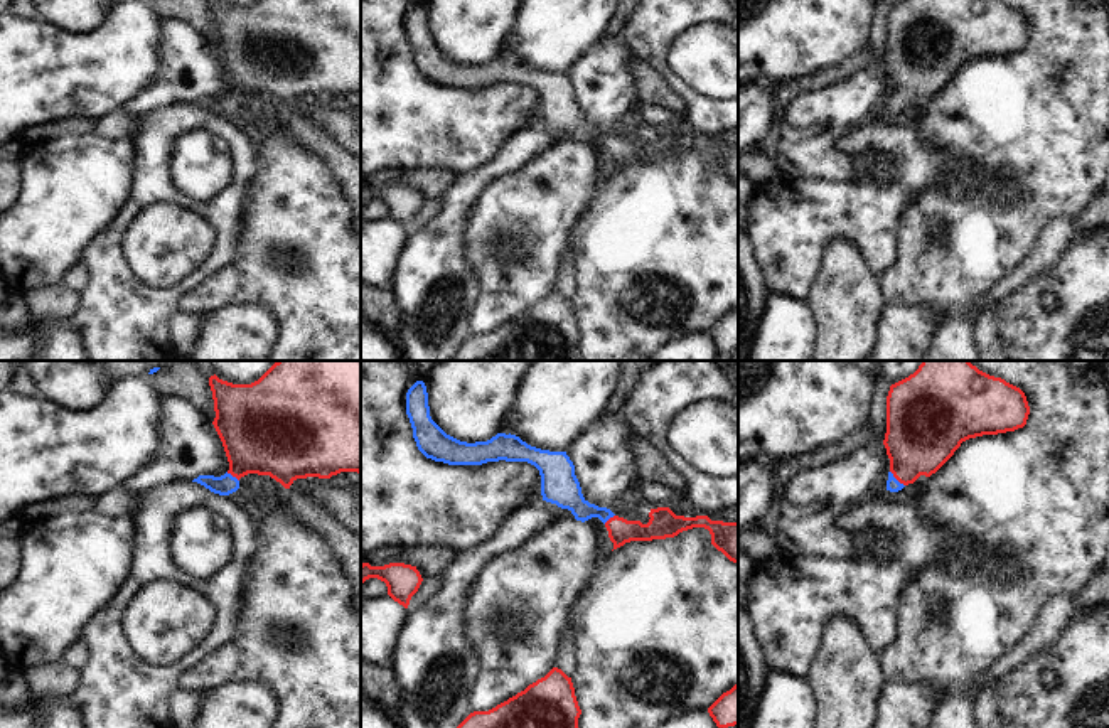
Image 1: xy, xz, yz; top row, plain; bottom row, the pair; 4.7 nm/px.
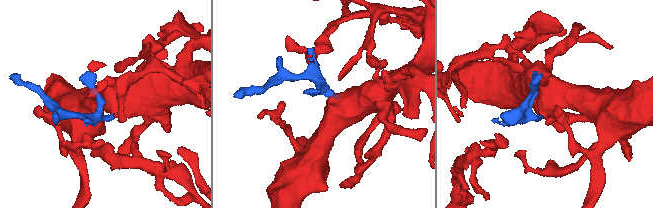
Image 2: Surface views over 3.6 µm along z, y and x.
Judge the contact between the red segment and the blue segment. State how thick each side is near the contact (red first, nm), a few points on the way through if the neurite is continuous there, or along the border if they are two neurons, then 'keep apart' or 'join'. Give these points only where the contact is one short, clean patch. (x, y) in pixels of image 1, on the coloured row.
360/60 nm | across yz (922, 433), (897, 479), (892, 484) | join

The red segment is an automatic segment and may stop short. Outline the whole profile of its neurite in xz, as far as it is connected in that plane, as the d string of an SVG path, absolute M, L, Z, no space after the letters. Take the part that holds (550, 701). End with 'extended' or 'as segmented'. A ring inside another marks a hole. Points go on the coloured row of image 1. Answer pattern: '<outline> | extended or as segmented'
M553 667L496 708L470 713L457 728L578 728L580 715L571 677Z | as segmented

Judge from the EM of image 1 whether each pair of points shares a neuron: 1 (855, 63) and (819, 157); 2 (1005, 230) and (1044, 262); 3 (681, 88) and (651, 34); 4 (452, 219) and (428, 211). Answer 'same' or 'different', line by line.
1: different
2: different
3: same
4: different

